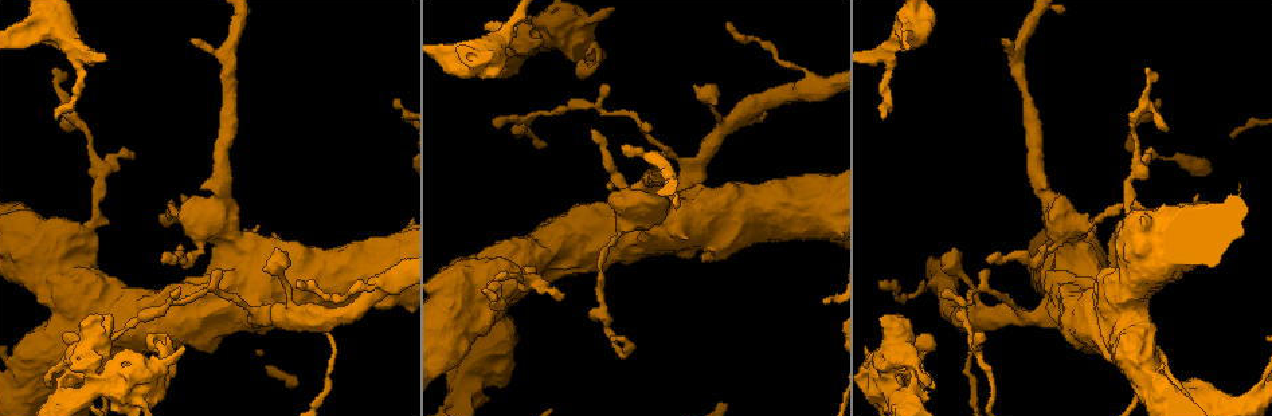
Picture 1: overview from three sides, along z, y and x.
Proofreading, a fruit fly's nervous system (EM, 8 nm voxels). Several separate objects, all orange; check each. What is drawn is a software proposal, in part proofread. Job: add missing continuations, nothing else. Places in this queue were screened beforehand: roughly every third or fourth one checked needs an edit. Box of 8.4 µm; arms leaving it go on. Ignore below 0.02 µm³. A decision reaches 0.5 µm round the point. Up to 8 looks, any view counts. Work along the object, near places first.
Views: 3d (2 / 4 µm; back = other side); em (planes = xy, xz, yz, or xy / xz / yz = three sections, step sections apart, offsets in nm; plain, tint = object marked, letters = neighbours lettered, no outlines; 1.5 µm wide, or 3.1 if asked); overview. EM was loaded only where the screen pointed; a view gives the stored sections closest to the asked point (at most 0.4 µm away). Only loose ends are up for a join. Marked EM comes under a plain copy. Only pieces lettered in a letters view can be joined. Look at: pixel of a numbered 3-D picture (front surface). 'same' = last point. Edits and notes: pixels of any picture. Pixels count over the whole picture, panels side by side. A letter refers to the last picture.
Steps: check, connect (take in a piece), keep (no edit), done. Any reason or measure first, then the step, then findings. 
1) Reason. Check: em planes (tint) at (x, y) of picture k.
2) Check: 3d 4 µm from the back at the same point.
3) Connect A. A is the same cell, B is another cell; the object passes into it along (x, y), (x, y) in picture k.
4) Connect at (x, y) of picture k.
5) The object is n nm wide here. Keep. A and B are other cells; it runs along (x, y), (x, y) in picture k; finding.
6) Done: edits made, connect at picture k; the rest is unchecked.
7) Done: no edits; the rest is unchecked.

Free end. Check: 3d 4 µm at (881, 117) of picture 1.

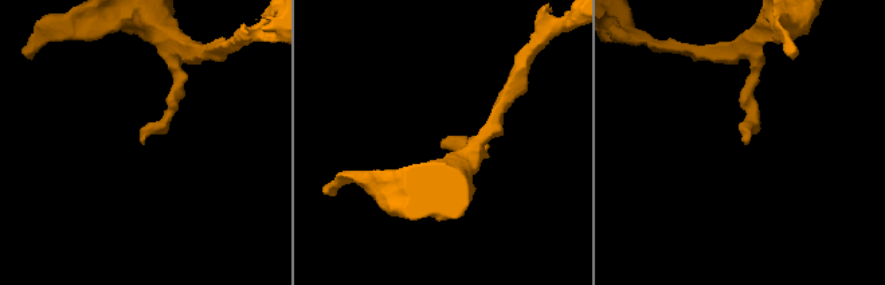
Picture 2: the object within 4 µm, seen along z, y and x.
Now the EM. Check: em xz step 8 (letters) at (446, 140) of picture 2.

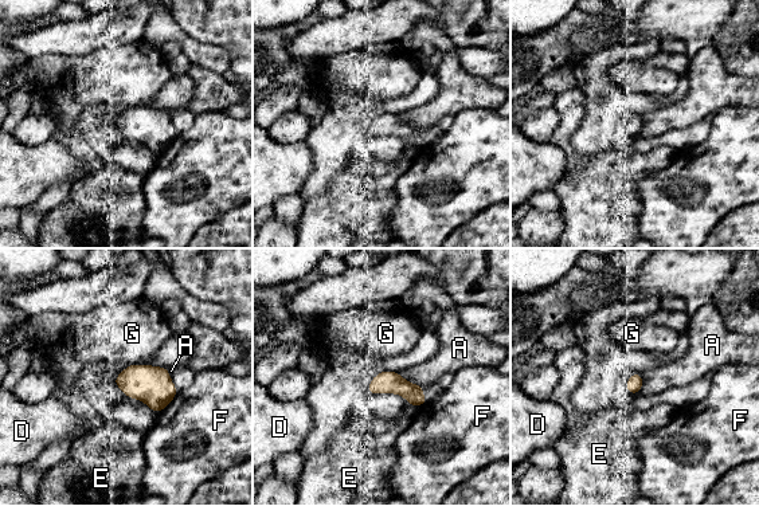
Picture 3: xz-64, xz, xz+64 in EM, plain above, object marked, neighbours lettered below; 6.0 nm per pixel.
Keep. A, D, E, F and G are other cells; a border runs along (398, 372), (405, 379), (425, 387) in picture 3; no lettered piece goes on from it.

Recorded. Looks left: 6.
An open end. Check: 3d 2 µm at (708, 259) of picture 1.

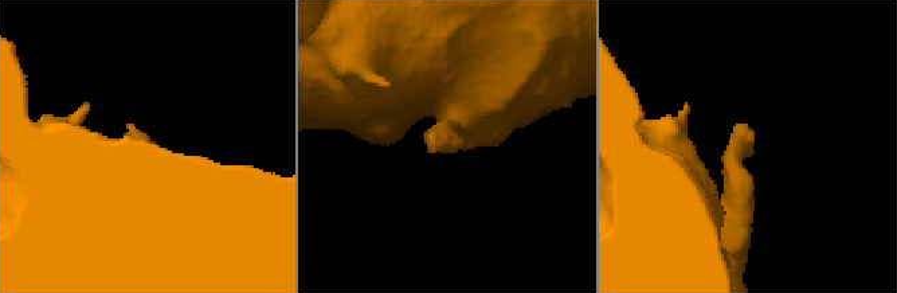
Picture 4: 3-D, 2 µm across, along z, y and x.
Need the tissue. Check: em planes (letters) at (134, 129) of picture 4.

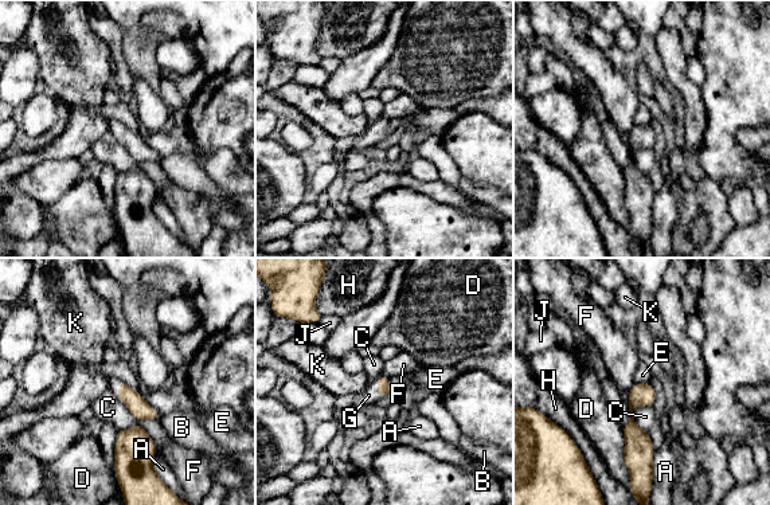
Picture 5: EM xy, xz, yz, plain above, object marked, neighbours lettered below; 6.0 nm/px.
Connect G. G is the same cell, A, B, C, D, E, F, H, J and K are other cells; the object passes into it along (383, 387), (376, 388), (370, 395) in picture 5; it goes on there.

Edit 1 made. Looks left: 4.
Redraw. Check: overview.

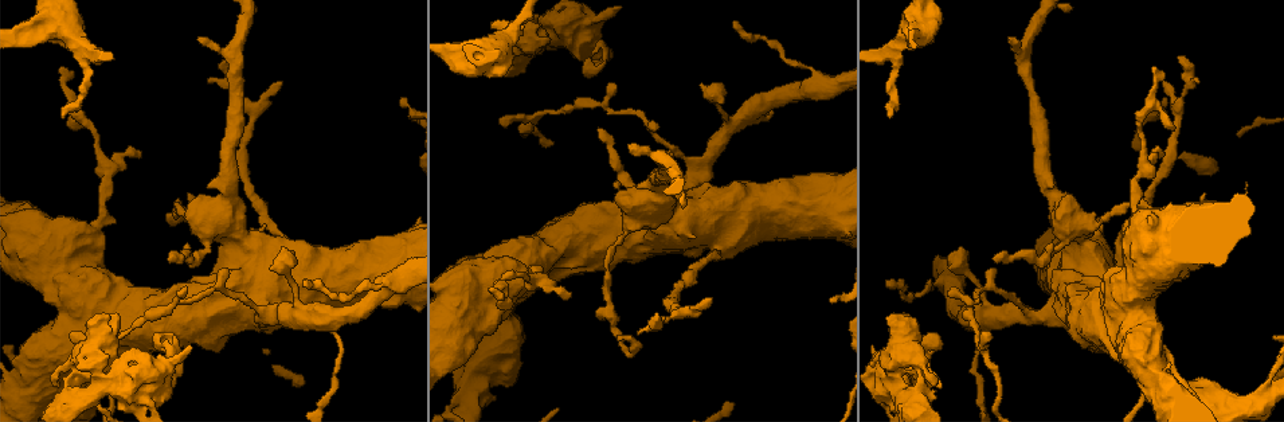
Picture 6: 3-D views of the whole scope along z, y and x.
Tapers out. Check: 3d 2 µm at (1179, 58) of picture 6.

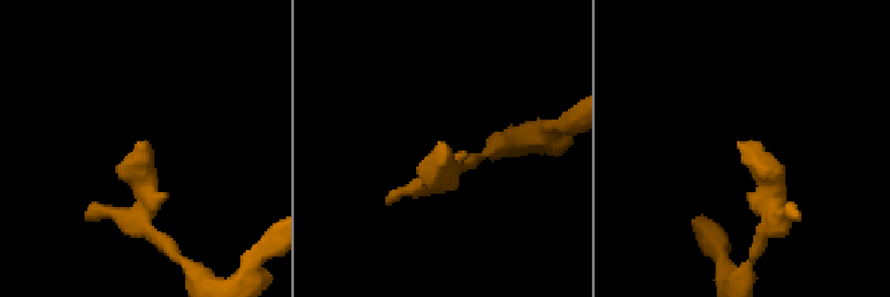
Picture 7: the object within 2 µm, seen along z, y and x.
Shape alone is not enough. Check: em planes (tint) at (748, 141) of picture 7.

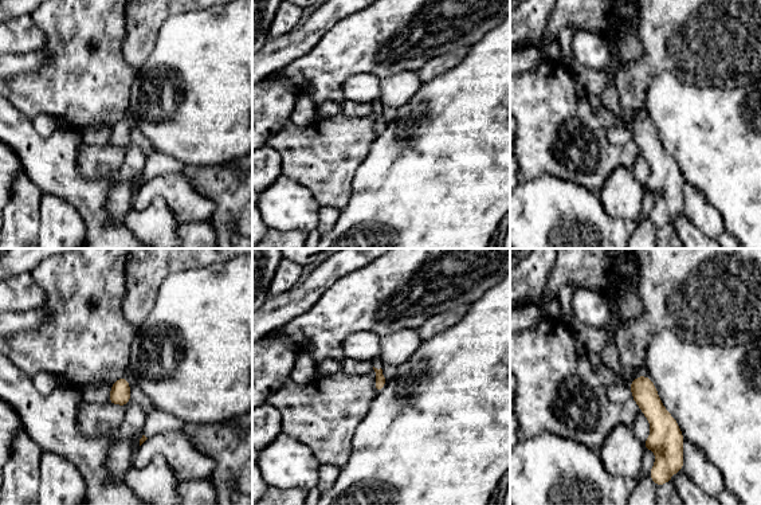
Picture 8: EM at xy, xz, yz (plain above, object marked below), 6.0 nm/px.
What lies round it. Check: em planes (letters) at the same point.

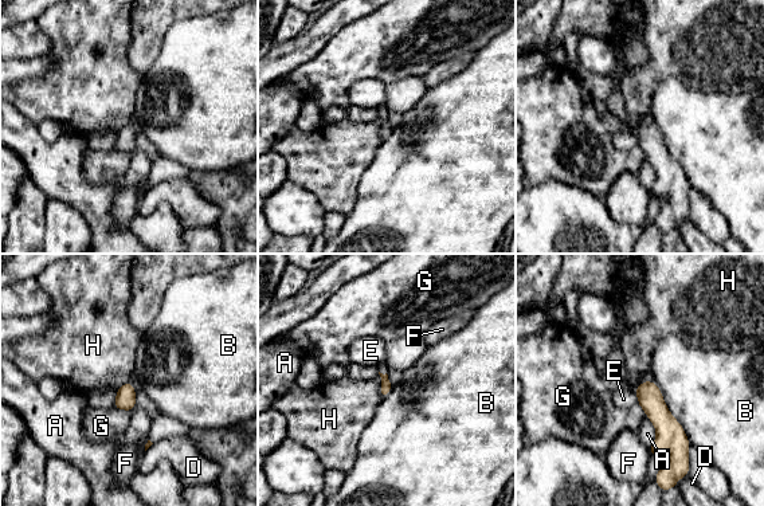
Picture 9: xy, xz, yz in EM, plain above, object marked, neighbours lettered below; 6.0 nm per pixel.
Keep. A, B, D, E, F, G and H are other cells; a border runs along (379, 373), (382, 397) in picture 9; no lettered piece goes on from it.

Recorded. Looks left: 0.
Done: edits made, connect at picture 5; the rest is unchecked.

